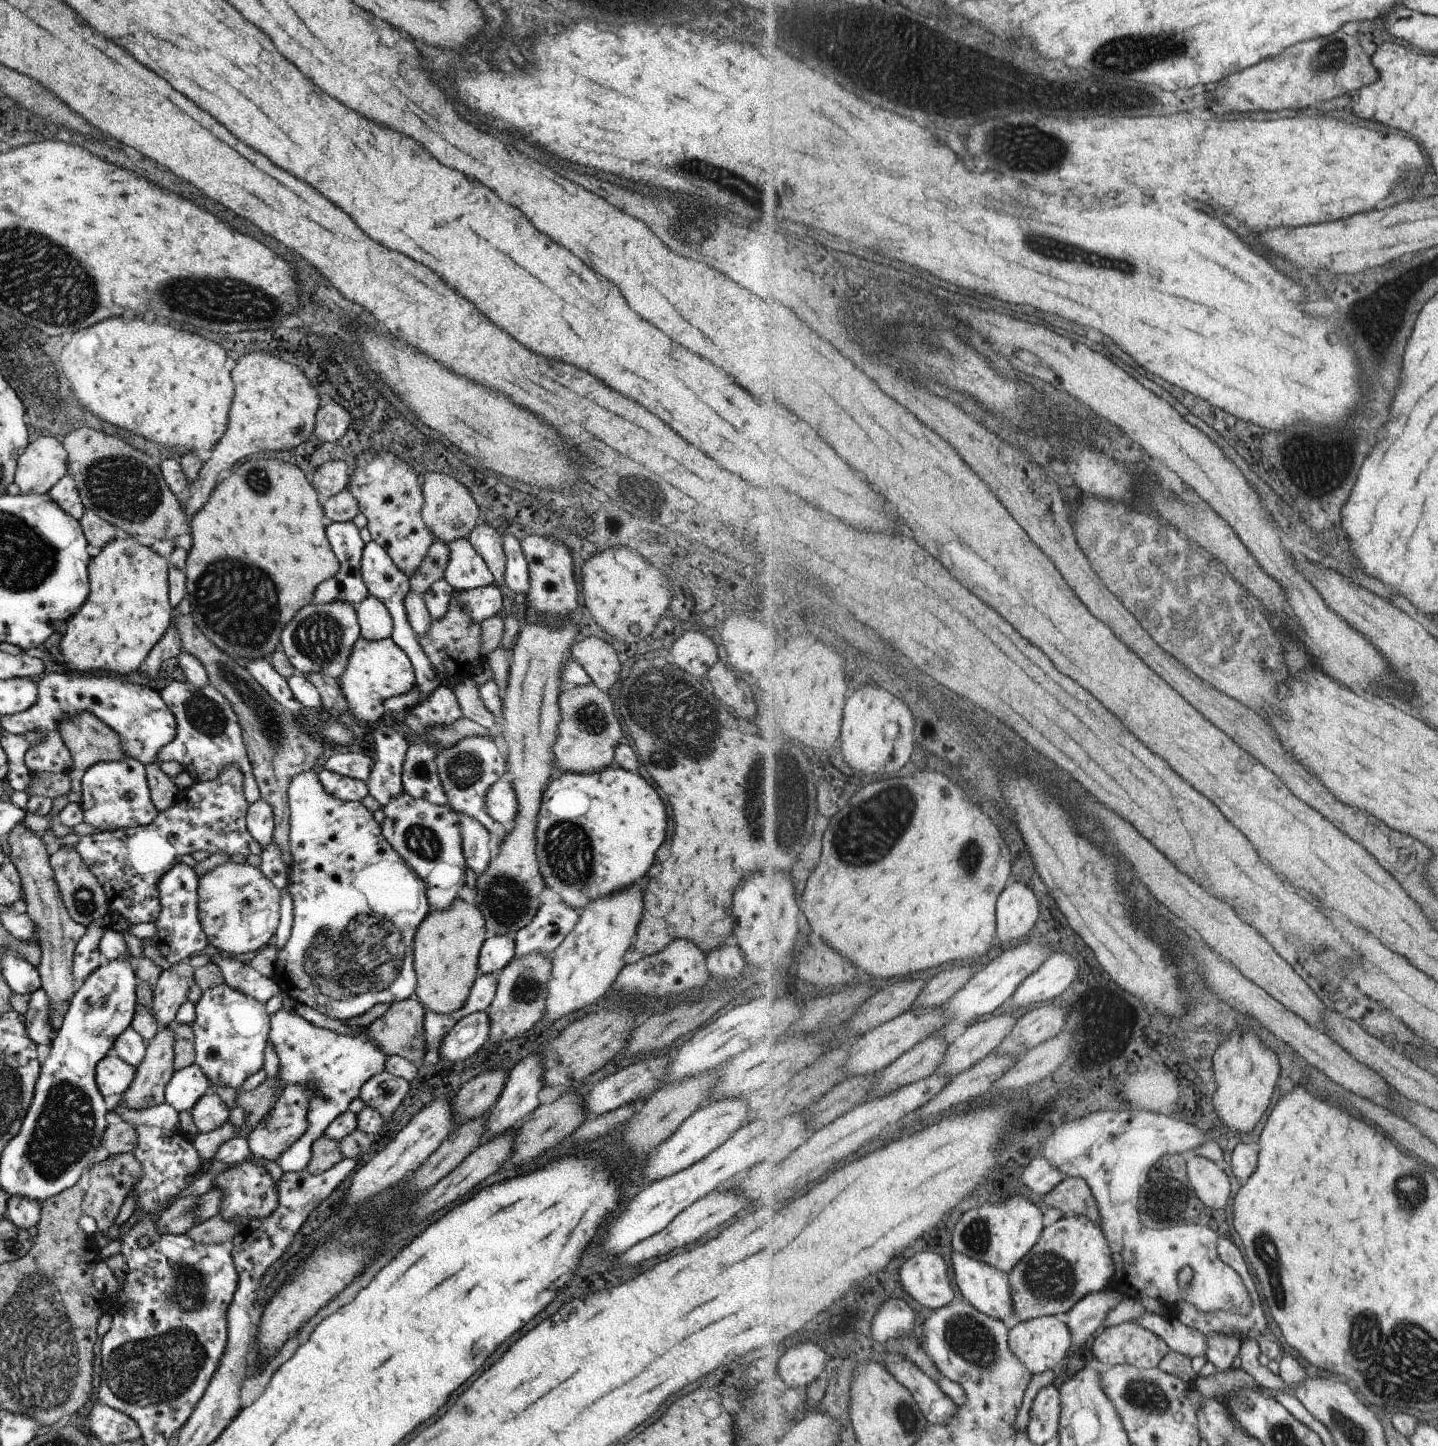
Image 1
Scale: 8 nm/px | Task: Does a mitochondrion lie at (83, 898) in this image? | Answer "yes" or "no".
yes

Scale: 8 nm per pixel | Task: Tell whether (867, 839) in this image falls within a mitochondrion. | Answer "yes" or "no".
yes

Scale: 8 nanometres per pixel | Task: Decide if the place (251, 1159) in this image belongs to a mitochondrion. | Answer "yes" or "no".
no

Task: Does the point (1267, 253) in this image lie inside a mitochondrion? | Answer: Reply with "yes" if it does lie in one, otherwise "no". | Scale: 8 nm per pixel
no

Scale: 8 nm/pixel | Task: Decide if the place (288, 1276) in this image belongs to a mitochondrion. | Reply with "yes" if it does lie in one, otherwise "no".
no

